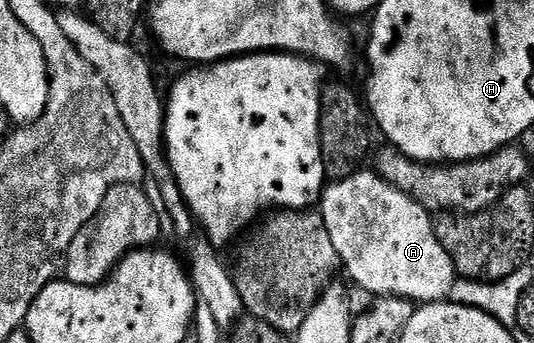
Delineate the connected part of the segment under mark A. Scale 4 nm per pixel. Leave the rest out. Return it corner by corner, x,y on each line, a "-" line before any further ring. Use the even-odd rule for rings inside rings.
367,171
354,172
323,189
321,211
325,230
333,238
342,271
347,271
357,287
372,292
375,298
446,301
457,273
437,238
432,213
394,188
378,171

